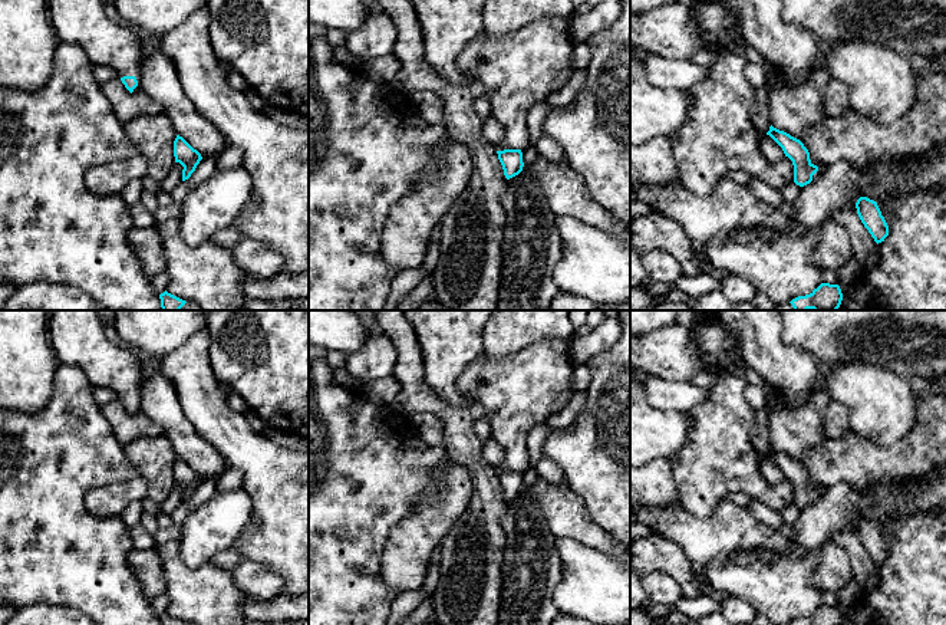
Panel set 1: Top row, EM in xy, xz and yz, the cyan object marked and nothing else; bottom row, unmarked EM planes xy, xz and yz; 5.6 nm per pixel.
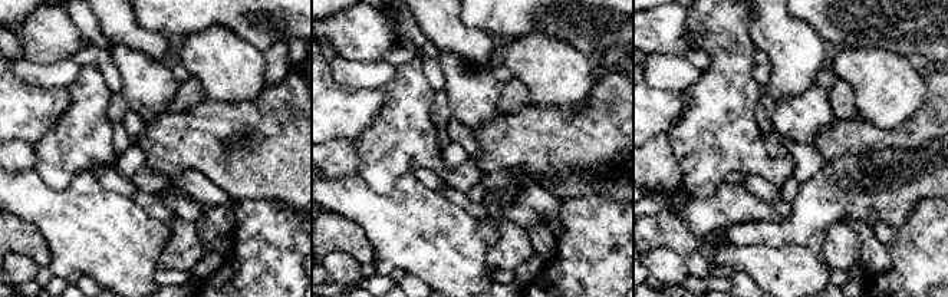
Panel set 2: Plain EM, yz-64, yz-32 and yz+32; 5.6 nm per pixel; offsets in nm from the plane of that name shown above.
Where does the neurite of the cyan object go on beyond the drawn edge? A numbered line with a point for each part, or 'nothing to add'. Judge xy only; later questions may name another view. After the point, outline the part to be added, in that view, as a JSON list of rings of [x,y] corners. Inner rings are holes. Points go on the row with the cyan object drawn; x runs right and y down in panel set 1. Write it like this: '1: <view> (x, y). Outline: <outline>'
1: xy (83, 23). Outline: [[[49,0],[49,20],[60,42],[76,45],[95,65],[111,66],[119,79],[123,76],[135,76],[138,86],[134,92],[141,89],[141,68],[145,57],[141,33],[132,27],[112,22],[103,10],[102,0]]]

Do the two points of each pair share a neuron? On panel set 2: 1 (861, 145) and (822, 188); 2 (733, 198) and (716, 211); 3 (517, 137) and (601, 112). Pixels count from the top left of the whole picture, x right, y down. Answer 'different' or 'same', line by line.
1: different
2: same
3: same

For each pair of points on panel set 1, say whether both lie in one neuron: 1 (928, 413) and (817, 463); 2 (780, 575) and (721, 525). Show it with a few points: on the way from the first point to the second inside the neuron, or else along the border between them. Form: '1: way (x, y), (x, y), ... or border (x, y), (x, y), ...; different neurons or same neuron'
1: way (910, 444), (896, 459), (849, 459); same neuron
2: way (754, 575), (728, 575), (721, 568), (721, 551); same neuron

